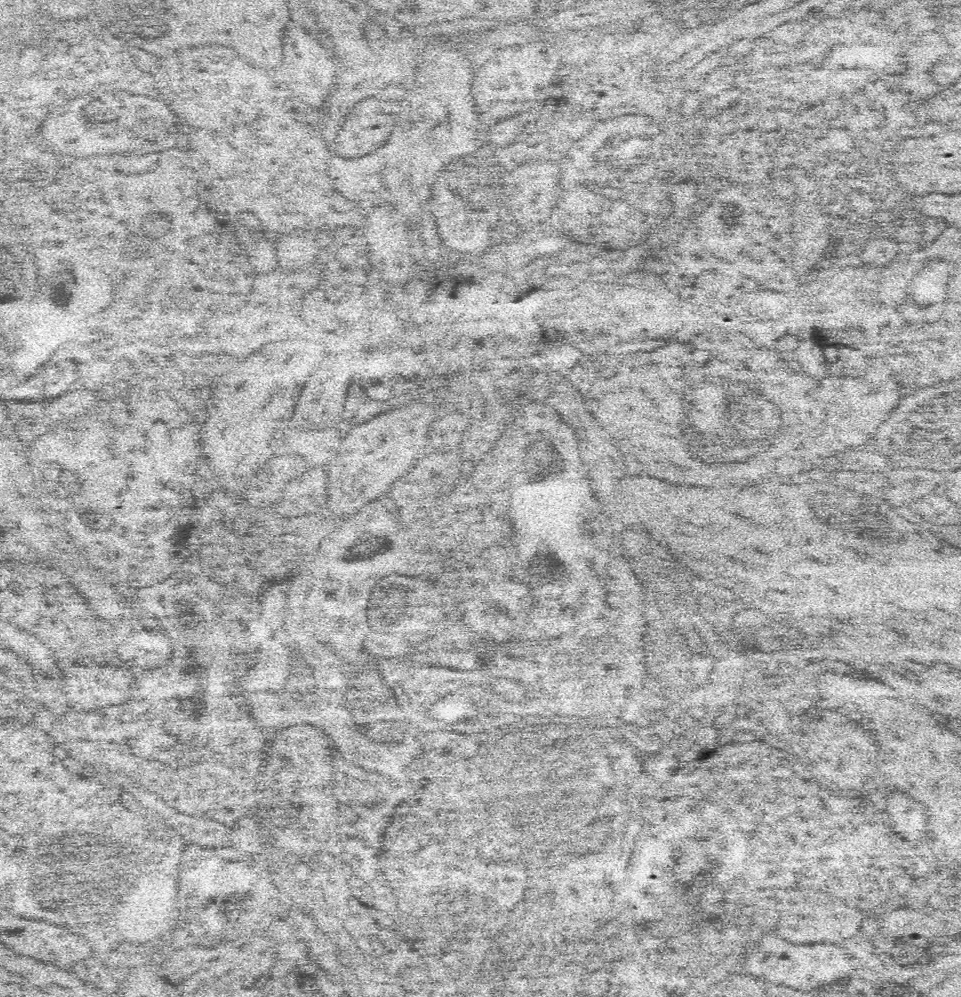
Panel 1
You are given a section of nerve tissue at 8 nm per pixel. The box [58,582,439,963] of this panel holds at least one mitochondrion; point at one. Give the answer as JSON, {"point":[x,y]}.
{"point":[176,737]}

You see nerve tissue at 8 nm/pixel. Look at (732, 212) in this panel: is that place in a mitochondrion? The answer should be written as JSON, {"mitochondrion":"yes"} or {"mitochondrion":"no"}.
{"mitochondrion":"yes"}

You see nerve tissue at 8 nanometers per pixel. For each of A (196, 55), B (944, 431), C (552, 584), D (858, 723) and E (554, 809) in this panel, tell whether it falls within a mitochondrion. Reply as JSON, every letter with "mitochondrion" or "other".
{"A":"other","B":"mitochondrion","C":"mitochondrion","D":"other","E":"mitochondrion"}

